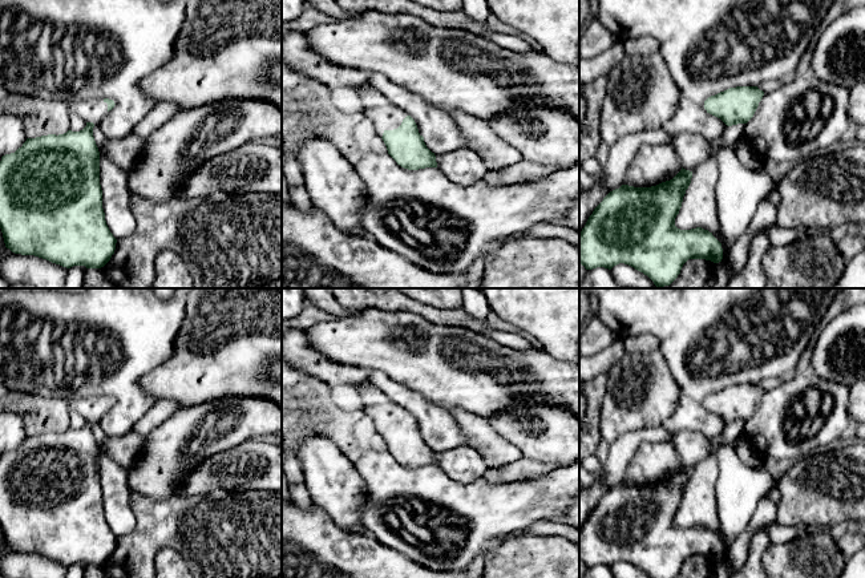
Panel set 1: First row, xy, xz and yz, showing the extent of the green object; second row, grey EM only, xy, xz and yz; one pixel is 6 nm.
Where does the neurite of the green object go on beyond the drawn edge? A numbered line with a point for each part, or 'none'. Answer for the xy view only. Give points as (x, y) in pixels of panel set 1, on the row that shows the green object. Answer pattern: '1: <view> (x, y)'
1: xy (93, 110)

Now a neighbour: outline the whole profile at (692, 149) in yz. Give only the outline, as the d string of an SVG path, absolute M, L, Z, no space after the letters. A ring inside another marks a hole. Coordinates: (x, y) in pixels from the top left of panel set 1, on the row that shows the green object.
M678 133L670 145L676 151L682 167L690 171L707 161L711 154L708 140L696 133Z

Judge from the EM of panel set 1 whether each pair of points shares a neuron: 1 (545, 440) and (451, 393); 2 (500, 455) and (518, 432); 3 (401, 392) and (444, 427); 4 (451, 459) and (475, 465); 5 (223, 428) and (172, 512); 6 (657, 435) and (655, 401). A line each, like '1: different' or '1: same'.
1: different
2: different
3: same
4: same
5: different
6: different

